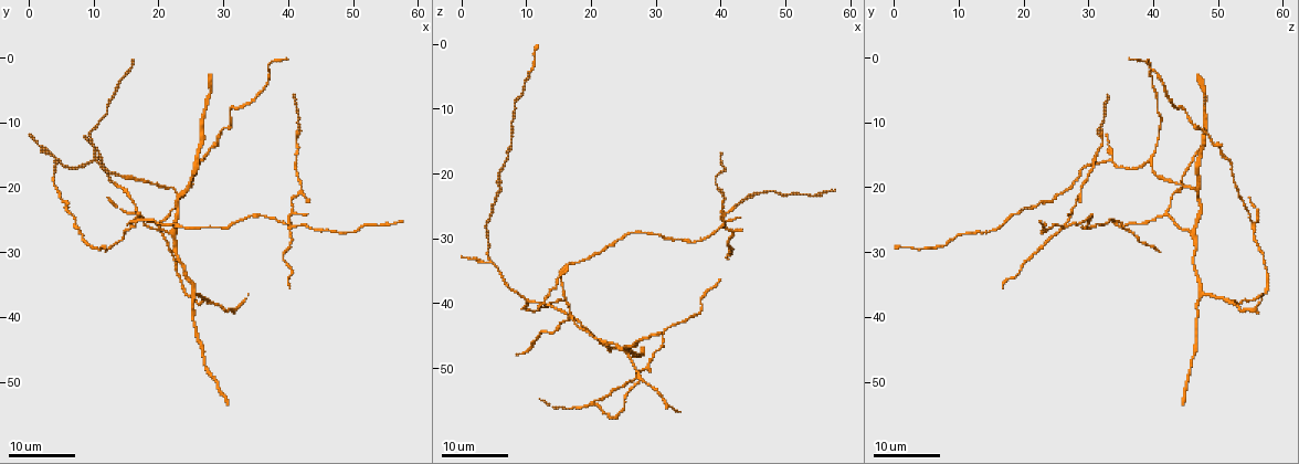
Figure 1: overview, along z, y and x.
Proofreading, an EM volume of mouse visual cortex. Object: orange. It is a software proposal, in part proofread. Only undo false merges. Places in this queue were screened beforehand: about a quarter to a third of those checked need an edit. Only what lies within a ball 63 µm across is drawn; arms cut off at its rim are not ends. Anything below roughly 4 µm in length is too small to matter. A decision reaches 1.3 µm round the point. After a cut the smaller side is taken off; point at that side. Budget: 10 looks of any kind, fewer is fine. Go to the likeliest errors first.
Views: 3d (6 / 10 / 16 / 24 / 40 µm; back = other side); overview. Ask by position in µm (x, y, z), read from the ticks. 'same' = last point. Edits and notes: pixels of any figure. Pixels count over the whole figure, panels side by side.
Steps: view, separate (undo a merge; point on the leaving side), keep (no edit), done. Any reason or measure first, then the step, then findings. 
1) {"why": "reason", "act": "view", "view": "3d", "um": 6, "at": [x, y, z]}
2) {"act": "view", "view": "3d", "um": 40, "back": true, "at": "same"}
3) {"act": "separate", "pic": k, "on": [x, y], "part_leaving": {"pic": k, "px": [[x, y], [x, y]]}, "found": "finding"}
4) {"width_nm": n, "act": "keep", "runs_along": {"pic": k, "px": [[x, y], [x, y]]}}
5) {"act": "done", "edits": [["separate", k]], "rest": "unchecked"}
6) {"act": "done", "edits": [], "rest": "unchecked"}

{"why": "four-way junction", "act": "view", "view": "3d", "um": 24, "at": [40.5, 26.5, 26.5]}

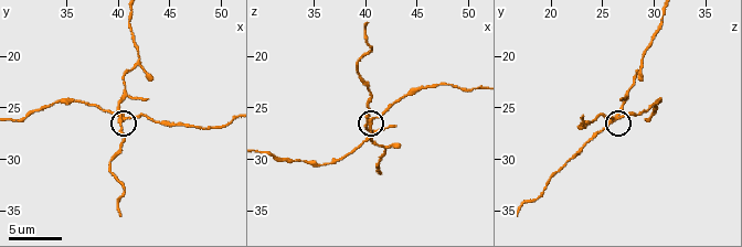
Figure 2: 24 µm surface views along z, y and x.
{"act": "view", "view": "3d", "um": 6, "at": [40.6, 26.0, 26.0]}

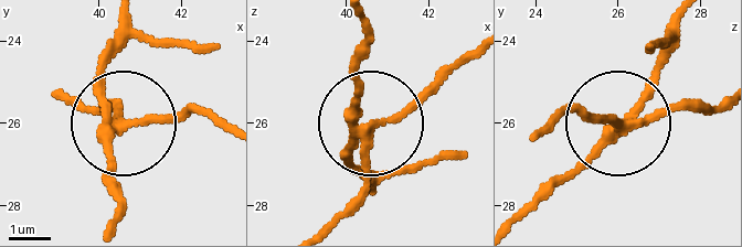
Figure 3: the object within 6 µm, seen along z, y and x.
{"arms": 4, "act": "separate", "pic": 3, "on": [114, 168], "part_leaving": {"pic": 3, "px": [[106, 124], [117, 22]]}, "found": "a second neuron is stuck on"}

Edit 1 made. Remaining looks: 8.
{"act": "view", "view": "3d", "um": 24, "at": [4.5, 16.0, 33.5]}

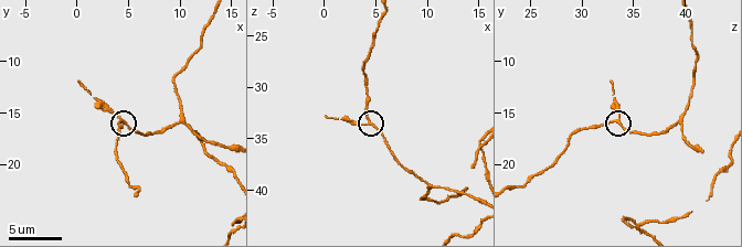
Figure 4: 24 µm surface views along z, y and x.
{"why": "zoom in", "act": "view", "view": "3d", "um": 10, "at": [4.6, 15.8, 33.4]}

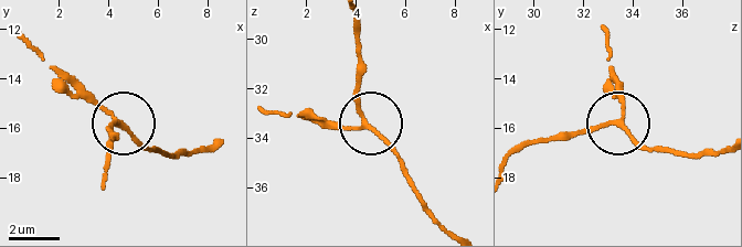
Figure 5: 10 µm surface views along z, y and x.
{"act": "view", "view": "3d", "um": 6, "at": [4.4, 15.7, 33.5]}

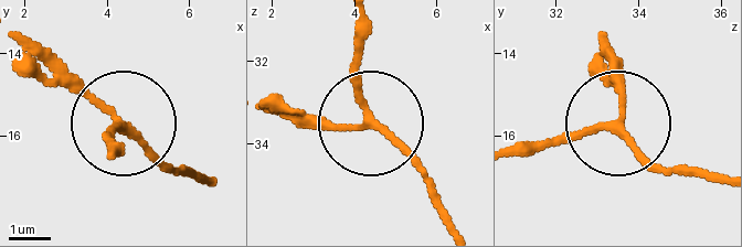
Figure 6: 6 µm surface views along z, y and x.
{"act": "keep", "runs_along": {"pic": 6, "px": [[720, 183], [667, 169], [625, 130], [614, 50]]}, "found": "all the same neuron"}

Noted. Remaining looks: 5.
{"why": "three-way junction", "act": "view", "view": "3d", "um": 16, "at": [27.5, 37.5, 52.0]}

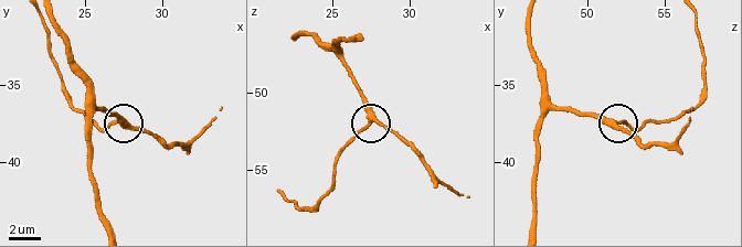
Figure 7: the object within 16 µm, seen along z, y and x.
{"act": "view", "view": "3d", "um": 6, "at": [27.6, 37.6, 51.6]}

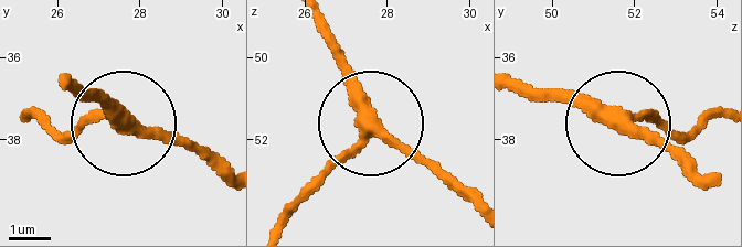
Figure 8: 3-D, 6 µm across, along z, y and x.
{"act": "view", "view": "3d", "um": 6, "back": true, "at": [27.65, 37.65, 51.75]}

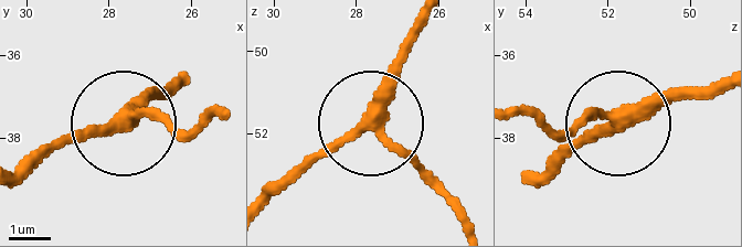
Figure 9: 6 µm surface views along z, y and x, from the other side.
{"side_arm_um": 10, "arms": 3, "act": "keep", "found": "one neuron here"}

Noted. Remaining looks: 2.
{"act": "view", "view": "3d", "um": 16, "at": [21.5, 26.5, 45.5]}

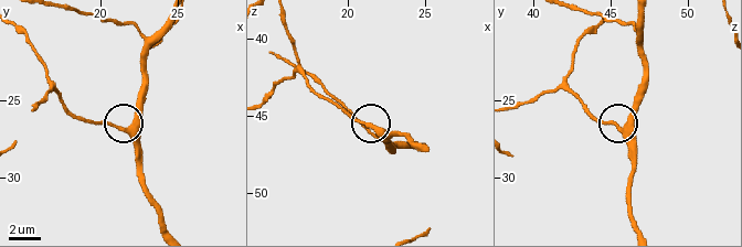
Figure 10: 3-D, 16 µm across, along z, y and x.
{"act": "view", "view": "3d", "um": 6, "at": [21.6, 26.8, 45.6]}

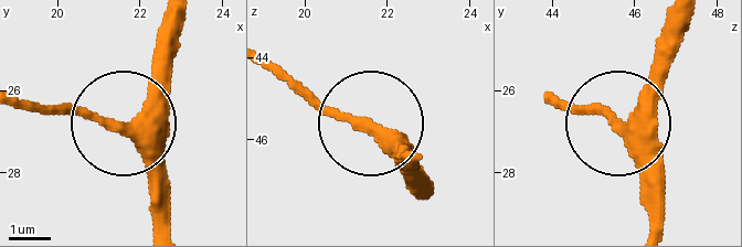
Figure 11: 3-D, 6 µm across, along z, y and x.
{"act": "keep", "runs_along": {"pic": 11, "px": [[172, 196], [161, 169], [108, 122], [39, 109]]}, "found": "one neuron here"}

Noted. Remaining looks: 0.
{"act": "done", "edits": [["separate", 3]], "rest": "unchecked"}

